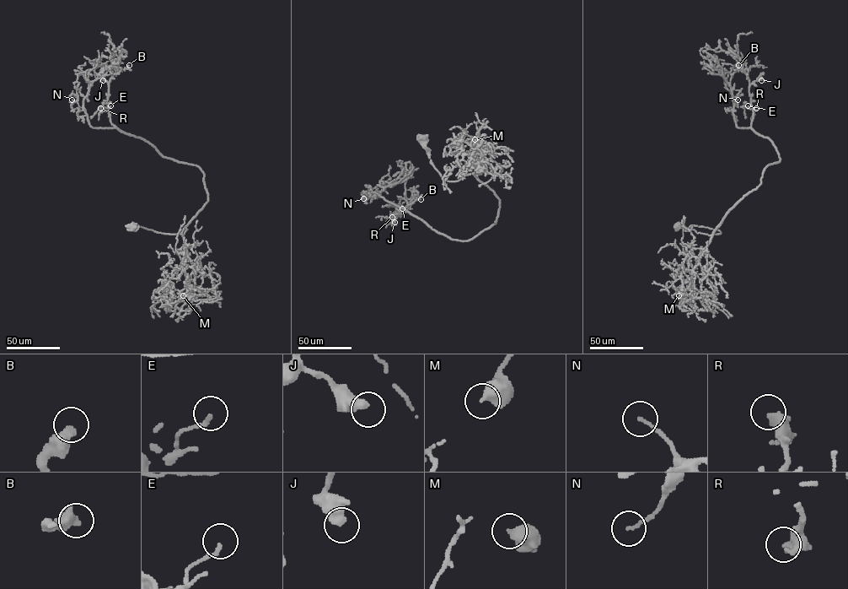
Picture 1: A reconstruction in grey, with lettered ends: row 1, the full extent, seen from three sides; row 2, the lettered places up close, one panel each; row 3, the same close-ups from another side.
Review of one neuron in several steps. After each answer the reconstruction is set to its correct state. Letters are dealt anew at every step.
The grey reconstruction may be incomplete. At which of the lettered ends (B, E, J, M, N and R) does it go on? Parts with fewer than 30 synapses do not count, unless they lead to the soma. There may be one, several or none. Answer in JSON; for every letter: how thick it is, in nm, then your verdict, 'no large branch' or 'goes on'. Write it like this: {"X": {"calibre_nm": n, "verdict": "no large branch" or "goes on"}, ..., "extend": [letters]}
{"B": {"calibre_nm": 400, "verdict": "no large branch"}, "E": {"calibre_nm": 140, "verdict": "no large branch"}, "J": {"calibre_nm": 500, "verdict": "no large branch"}, "M": {"calibre_nm": 500, "verdict": "no large branch"}, "N": {"calibre_nm": 120, "verdict": "no large branch"}, "R": {"calibre_nm": 440, "verdict": "no large branch"}, "extend": []}

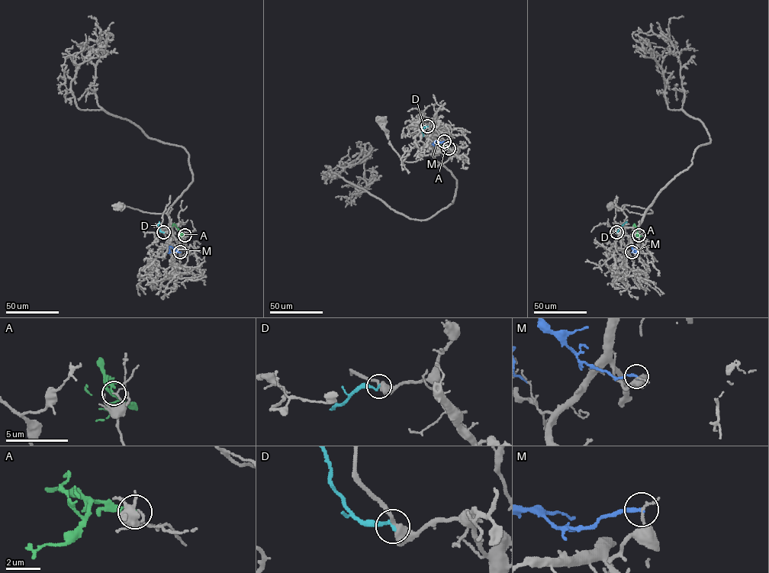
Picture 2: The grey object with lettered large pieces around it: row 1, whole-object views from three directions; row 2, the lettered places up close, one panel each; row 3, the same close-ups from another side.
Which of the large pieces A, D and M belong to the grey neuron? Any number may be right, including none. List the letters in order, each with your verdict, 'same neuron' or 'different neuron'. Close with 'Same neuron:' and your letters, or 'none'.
A: different neuron
D: different neuron
M: different neuron
Same neuron: none

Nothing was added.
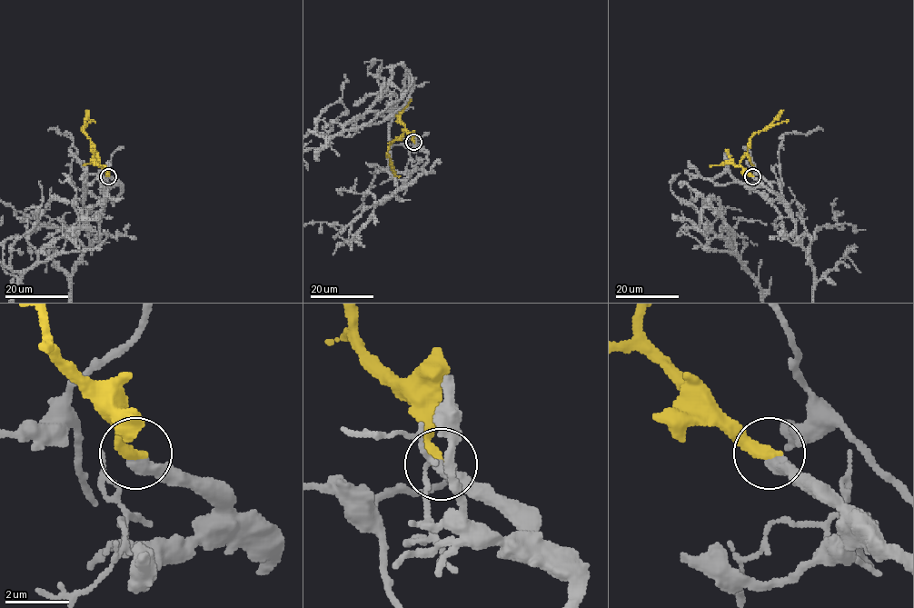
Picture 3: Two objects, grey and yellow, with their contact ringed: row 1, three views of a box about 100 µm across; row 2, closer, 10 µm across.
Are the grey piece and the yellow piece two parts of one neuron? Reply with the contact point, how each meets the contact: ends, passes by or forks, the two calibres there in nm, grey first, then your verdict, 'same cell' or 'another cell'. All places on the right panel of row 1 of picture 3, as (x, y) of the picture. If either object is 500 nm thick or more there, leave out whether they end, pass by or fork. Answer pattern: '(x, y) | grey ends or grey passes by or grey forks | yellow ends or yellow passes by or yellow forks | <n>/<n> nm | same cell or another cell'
(752, 176) | grey ends | yellow ends | 440/400 nm | same cell

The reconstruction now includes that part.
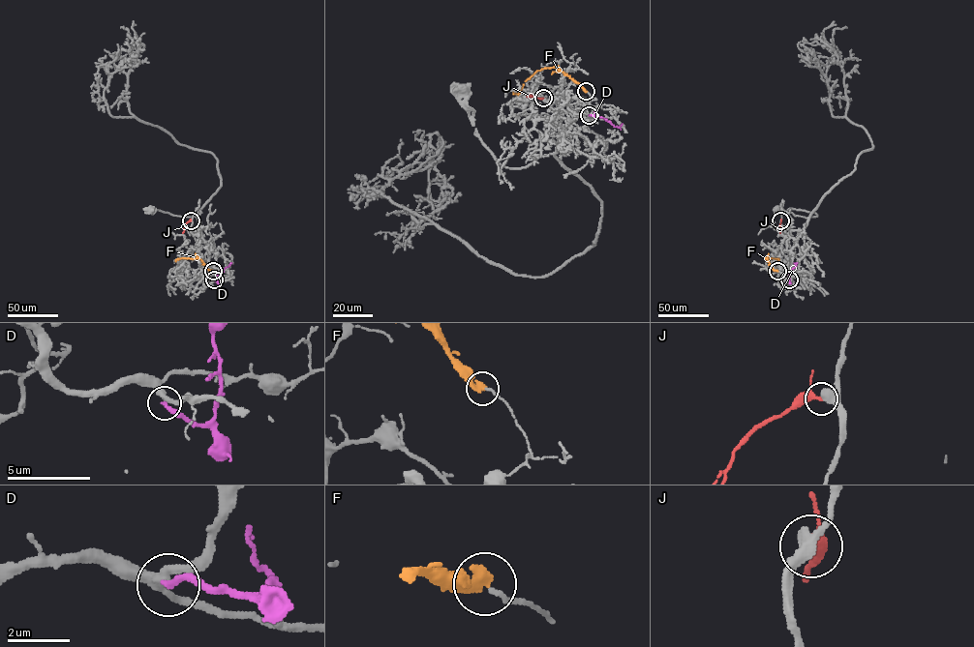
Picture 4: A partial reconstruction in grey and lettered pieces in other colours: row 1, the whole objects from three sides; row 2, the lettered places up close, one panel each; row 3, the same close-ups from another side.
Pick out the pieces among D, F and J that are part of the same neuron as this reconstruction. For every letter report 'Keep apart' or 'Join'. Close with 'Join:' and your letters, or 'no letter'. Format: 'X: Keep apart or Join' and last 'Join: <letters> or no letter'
D: Join
F: Keep apart
J: Keep apart
Join: D

